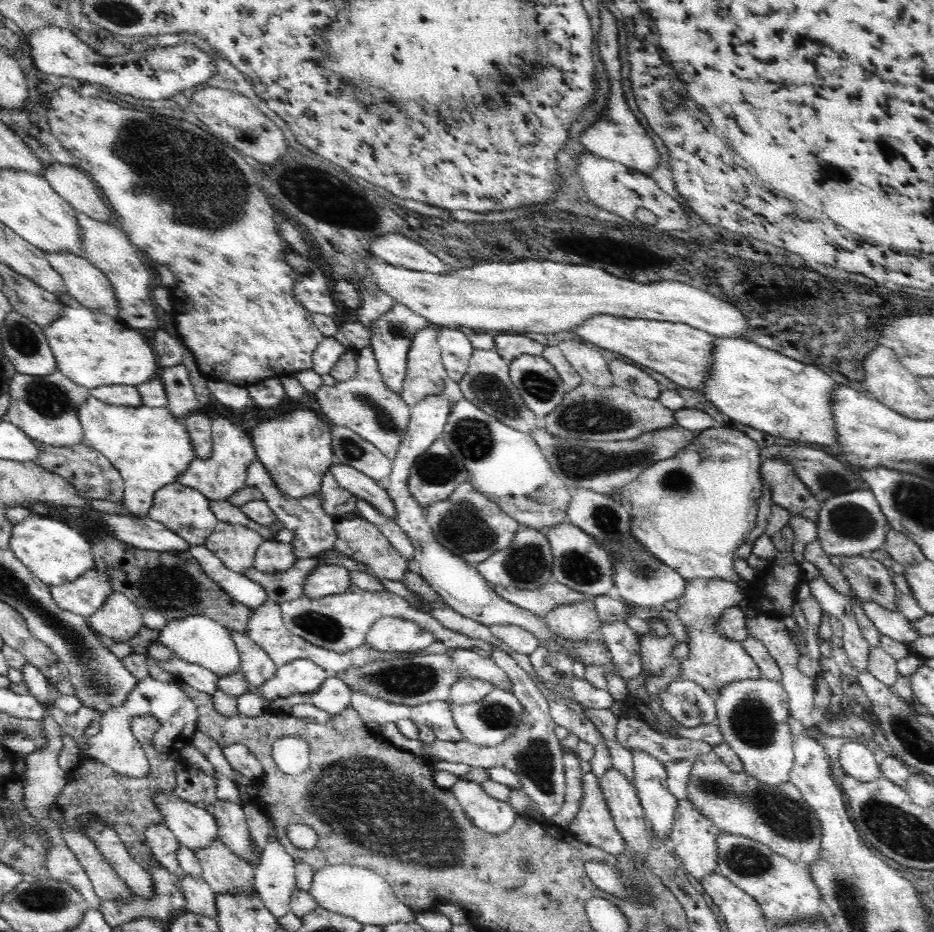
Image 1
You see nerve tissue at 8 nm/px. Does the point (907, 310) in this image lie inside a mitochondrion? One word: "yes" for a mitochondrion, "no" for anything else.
no

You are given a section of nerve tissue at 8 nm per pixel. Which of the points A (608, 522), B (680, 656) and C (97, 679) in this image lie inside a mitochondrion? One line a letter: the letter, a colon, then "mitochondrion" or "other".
A: mitochondrion
B: other
C: mitochondrion

